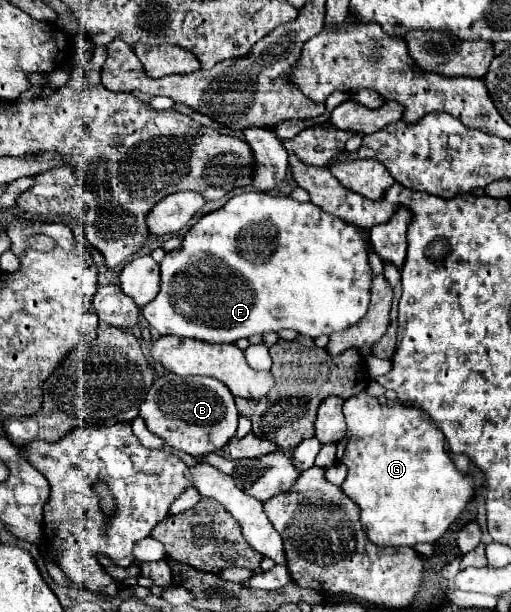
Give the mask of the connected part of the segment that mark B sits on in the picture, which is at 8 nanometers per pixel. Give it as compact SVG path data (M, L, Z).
M171 372L155 378L139 414L151 432L165 438L171 448L191 456L221 450L235 436L239 418L235 398L221 380L209 376L175 376Z

